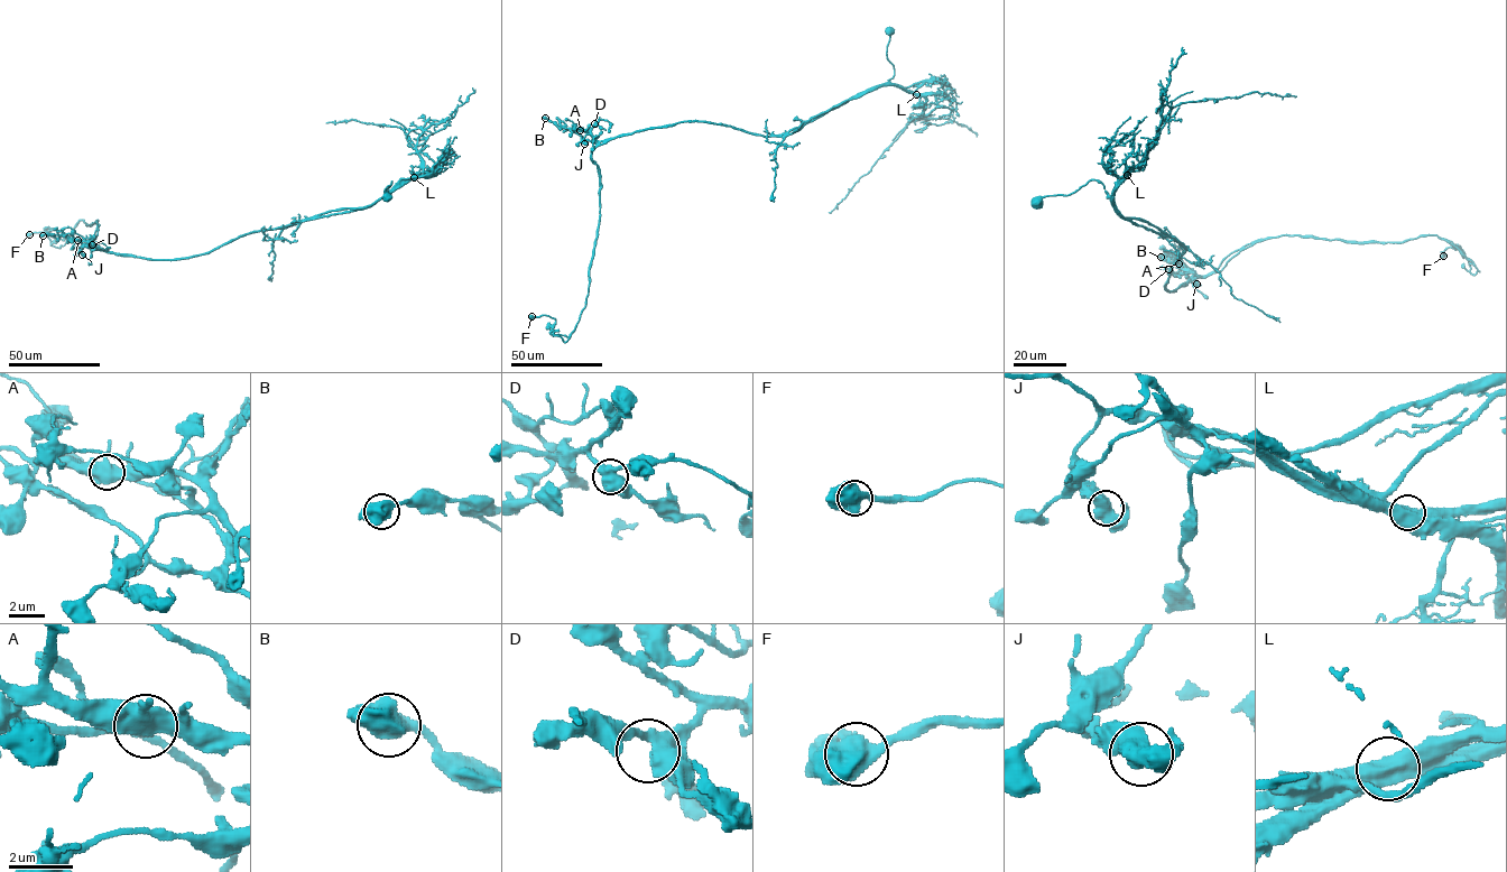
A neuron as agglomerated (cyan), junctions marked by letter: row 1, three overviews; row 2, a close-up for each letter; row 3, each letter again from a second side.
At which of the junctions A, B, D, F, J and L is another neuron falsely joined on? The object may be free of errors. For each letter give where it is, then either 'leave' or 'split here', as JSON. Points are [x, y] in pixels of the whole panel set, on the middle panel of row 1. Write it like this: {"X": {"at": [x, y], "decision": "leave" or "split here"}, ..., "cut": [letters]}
{"A": {"at": [580, 130], "decision": "leave"}, "B": {"at": [545, 118], "decision": "leave"}, "D": {"at": [594, 123], "decision": "leave"}, "F": {"at": [532, 316], "decision": "leave"}, "J": {"at": [584, 144], "decision": "leave"}, "L": {"at": [916, 94], "decision": "split here"}, "cut": ["L"]}

